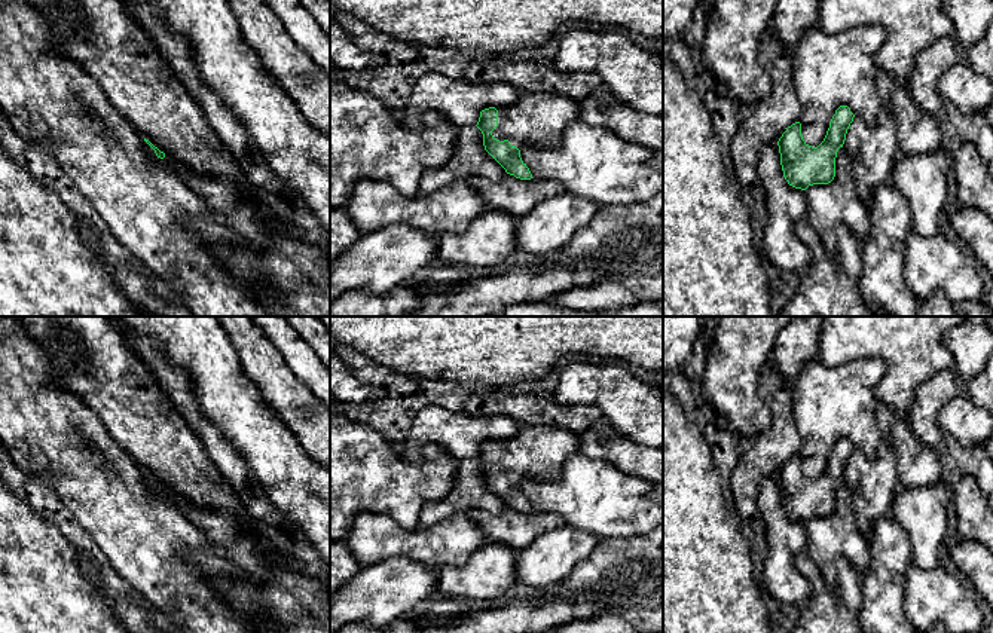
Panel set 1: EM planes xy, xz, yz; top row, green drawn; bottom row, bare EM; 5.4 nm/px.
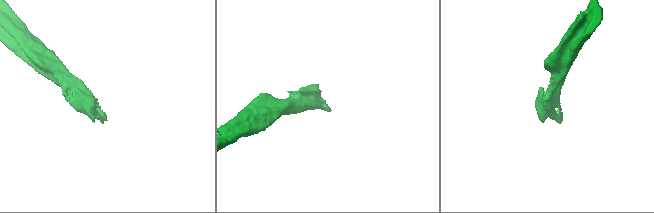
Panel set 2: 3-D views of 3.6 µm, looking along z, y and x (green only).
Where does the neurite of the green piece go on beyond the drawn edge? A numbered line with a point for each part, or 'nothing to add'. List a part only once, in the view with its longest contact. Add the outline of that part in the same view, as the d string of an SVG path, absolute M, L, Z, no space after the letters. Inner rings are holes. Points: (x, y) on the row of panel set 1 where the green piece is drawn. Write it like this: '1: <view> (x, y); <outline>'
1: xz (535, 121); M522 94L516 104L498 107L494 138L523 147L547 149L560 144L562 129L580 119L580 104L553 94Z

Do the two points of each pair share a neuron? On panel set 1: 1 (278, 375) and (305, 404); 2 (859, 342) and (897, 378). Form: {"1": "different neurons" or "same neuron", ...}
{"1": "same neuron", "2": "same neuron"}

